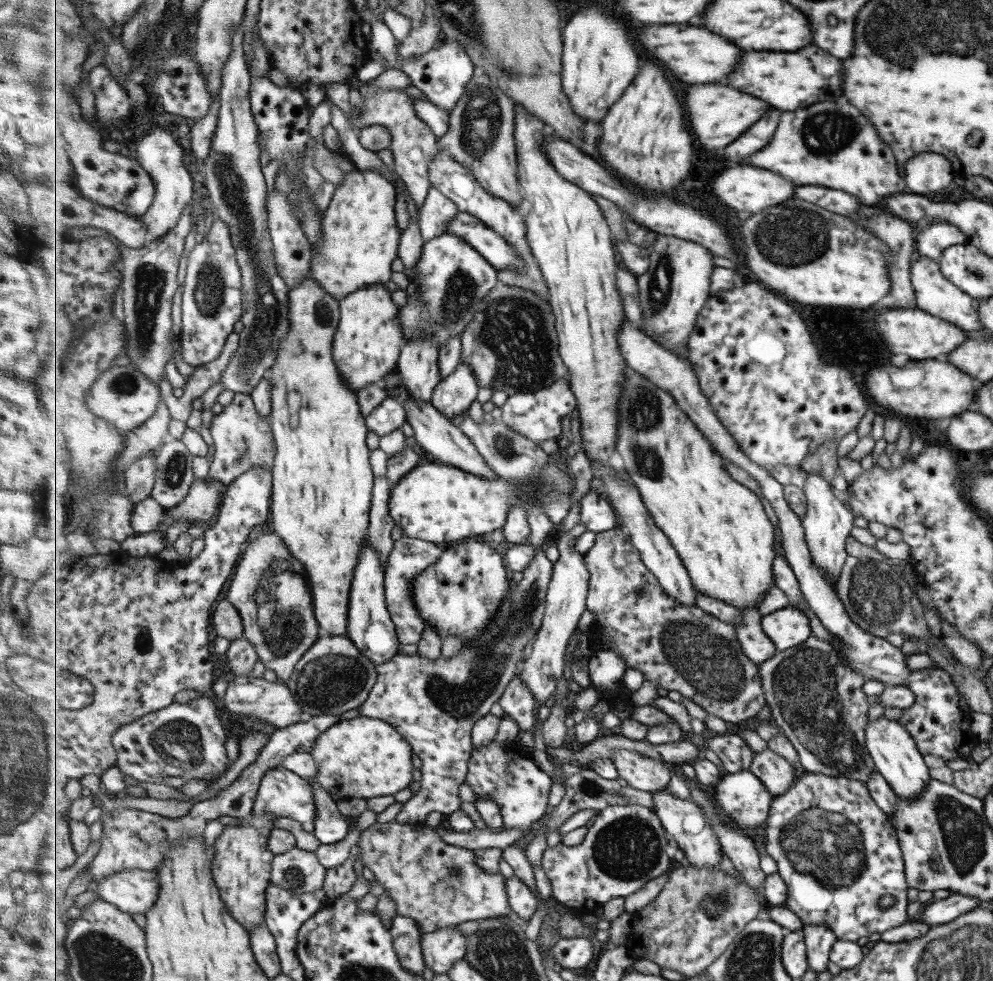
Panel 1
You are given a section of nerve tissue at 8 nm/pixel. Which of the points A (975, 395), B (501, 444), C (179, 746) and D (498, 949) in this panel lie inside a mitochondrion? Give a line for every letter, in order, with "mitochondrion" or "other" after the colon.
A: other
B: mitochondrion
C: mitochondrion
D: mitochondrion

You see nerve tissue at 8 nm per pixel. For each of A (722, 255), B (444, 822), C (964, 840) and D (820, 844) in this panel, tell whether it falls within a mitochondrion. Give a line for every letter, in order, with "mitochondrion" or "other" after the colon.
A: other
B: other
C: mitochondrion
D: mitochondrion

